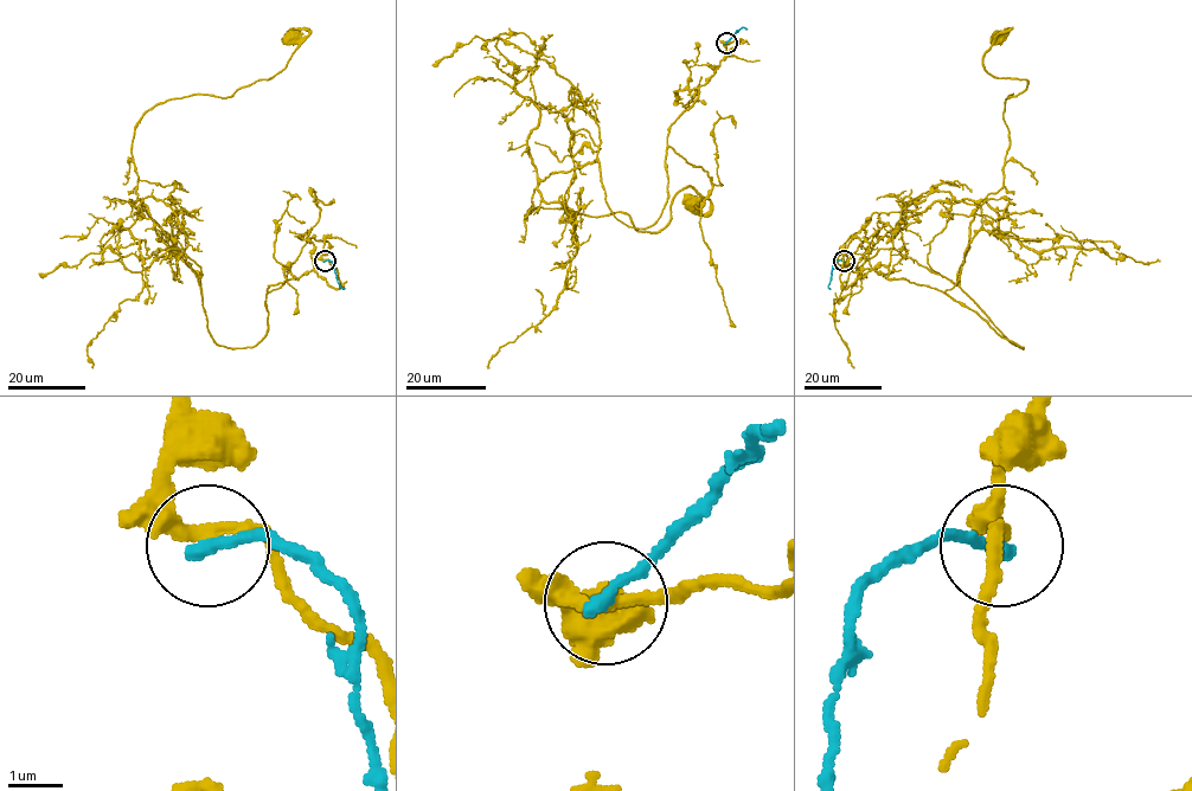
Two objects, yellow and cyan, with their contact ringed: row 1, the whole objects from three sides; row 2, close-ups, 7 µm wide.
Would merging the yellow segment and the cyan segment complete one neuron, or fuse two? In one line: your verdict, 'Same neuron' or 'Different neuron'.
Different neuron

